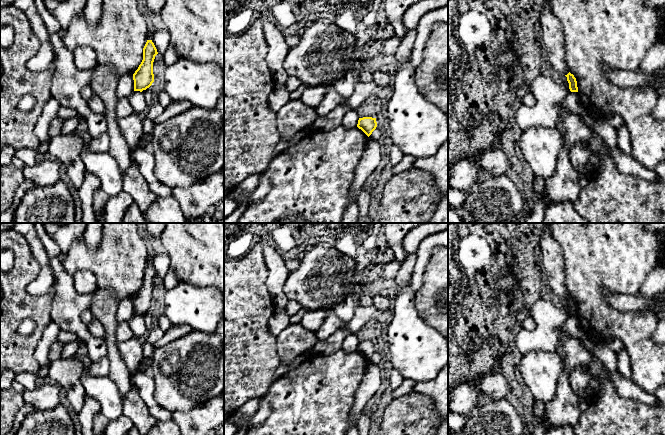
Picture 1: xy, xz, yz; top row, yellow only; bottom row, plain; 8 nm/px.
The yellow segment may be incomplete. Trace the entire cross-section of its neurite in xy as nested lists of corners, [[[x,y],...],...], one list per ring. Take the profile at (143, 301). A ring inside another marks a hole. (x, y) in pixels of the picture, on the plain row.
[[[147,264],[143,272],[143,284],[133,298],[134,315],[142,316],[154,306],[153,286],[157,278],[157,273],[152,264]]]

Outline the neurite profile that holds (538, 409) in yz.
[[[535,400],[533,403],[533,414],[538,420],[545,420],[545,403]]]

